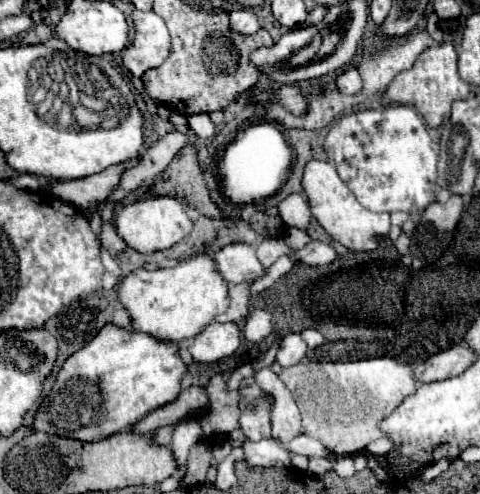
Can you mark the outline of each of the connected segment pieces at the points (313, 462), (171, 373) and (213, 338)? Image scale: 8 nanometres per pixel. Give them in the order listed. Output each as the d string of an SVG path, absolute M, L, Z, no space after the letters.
M310 457L308 459L308 471L316 477L324 477L332 469L332 461L326 457Z
M112 323L104 325L88 345L72 353L60 367L48 397L42 399L34 415L34 431L98 441L130 429L142 415L170 403L182 391L180 379L186 375L186 365L176 349L176 343L164 343Z
M210 323L202 333L198 333L194 337L194 343L188 347L194 361L202 361L202 363L214 363L222 357L228 357L232 355L240 345L240 331L238 331L238 325L236 323Z

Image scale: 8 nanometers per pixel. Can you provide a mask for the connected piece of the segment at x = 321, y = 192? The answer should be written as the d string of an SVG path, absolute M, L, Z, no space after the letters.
M308 161L302 177L302 189L308 197L310 211L314 219L324 227L324 231L350 251L374 251L382 237L390 231L388 213L366 211L350 193L346 183L338 177L336 167L330 161Z

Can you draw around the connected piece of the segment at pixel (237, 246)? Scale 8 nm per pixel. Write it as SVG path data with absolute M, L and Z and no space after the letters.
M232 243L214 253L216 267L224 281L244 283L262 277L262 265L256 257L256 251L246 243Z

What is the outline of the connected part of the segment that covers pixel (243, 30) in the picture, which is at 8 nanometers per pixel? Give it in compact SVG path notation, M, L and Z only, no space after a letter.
M236 9L230 13L230 27L240 35L252 35L260 29L260 23L252 9Z

